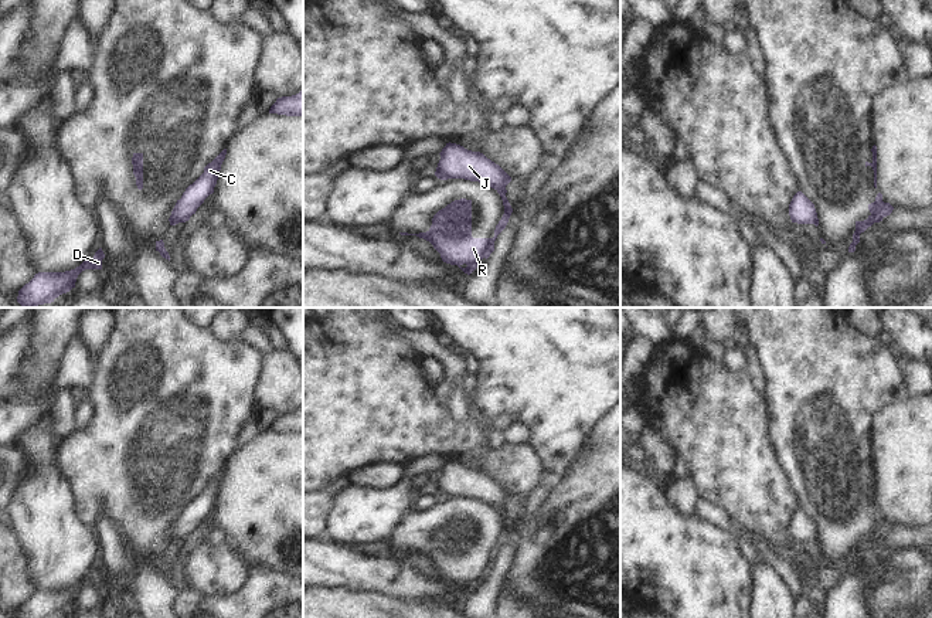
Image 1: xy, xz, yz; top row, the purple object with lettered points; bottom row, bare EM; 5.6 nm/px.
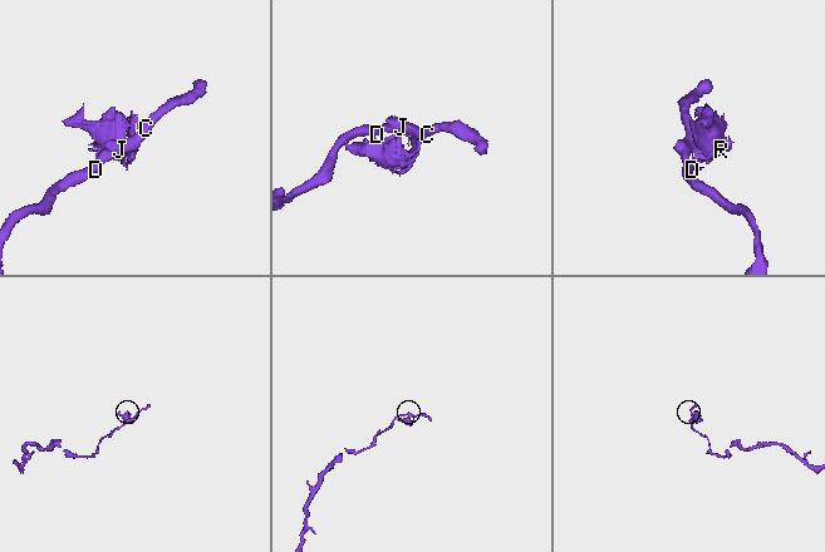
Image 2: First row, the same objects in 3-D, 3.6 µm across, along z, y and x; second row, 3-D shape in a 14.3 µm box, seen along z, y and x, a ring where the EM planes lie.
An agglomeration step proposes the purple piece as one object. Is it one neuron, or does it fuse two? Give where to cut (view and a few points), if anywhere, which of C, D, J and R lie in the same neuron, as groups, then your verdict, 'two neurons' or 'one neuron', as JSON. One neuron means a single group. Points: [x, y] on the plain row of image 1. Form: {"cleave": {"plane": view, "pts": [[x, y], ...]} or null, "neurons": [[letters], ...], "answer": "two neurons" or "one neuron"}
{"cleave": {"plane": "xz", "pts": [[487, 501], [496, 506], [504, 506]]}, "neurons": [["C", "D", "J"], ["R"]], "answer": "two neurons"}

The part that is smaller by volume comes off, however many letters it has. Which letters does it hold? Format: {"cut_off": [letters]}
{"cut_off": ["R"]}

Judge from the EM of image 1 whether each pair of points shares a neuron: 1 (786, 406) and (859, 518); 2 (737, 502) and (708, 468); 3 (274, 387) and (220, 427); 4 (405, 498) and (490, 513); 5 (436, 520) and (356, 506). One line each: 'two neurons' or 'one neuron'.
1: one neuron
2: one neuron
3: two neurons
4: two neurons
5: two neurons

